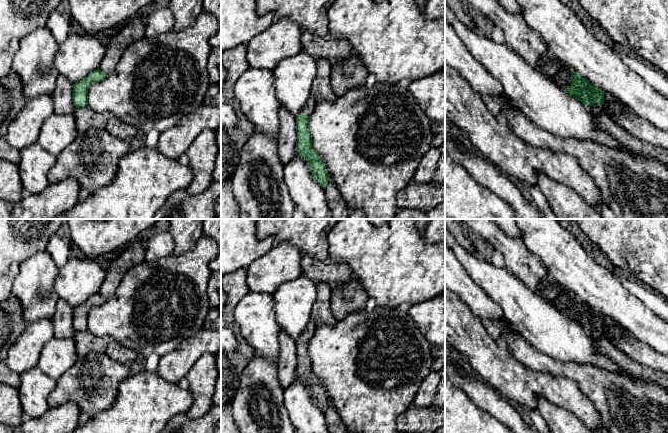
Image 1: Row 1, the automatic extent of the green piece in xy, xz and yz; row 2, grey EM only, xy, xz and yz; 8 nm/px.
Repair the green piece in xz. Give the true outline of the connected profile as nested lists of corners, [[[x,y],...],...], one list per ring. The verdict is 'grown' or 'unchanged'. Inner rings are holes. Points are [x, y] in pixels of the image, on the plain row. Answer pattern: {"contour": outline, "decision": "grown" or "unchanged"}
{"contour": [[[310,321],[296,341],[296,376],[304,382],[311,394],[312,400],[325,413],[328,410],[329,400],[325,387],[314,374],[312,362],[308,353],[310,339],[314,336],[316,327]]], "decision": "grown"}

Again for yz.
{"contour": [[[562,295],[548,302],[564,313],[569,319],[581,325],[585,330],[593,327],[597,329],[604,327],[605,315],[593,310],[586,302],[576,296],[573,296],[570,300],[566,295]]], "decision": "grown"}

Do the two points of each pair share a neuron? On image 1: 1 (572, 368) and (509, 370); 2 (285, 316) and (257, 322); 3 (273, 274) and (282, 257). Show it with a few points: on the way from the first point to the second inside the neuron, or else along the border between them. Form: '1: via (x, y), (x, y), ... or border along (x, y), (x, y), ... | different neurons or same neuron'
1: border along (513, 355), (526, 366), (548, 372), (554, 377) | different neurons
2: border along (272, 295), (275, 320), (280, 329) | different neurons
3: via (274, 270), (282, 261) | same neuron

